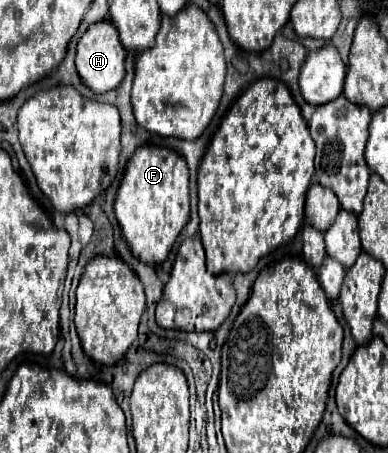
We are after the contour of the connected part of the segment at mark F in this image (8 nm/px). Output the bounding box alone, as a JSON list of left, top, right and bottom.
[115,147,189,265]

